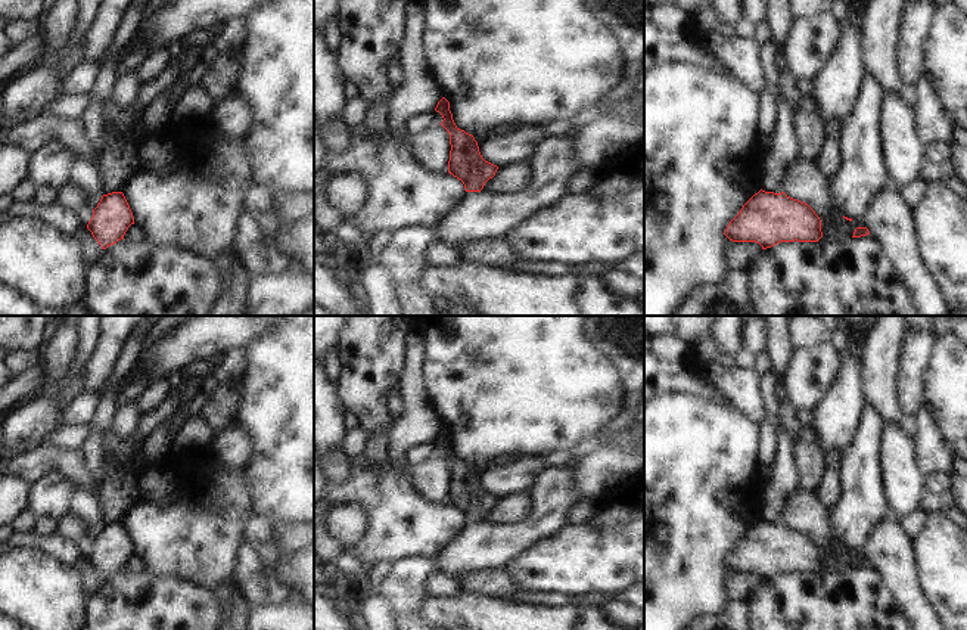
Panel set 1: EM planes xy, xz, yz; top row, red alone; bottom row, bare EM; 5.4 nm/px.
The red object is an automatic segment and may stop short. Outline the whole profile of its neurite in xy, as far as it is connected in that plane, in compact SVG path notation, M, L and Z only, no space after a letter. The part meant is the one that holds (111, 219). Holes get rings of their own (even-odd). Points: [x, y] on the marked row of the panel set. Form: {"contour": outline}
{"contour": "M122 192L103 195L93 217L87 224L93 238L106 249L124 239L128 227L134 224L134 217Z"}

